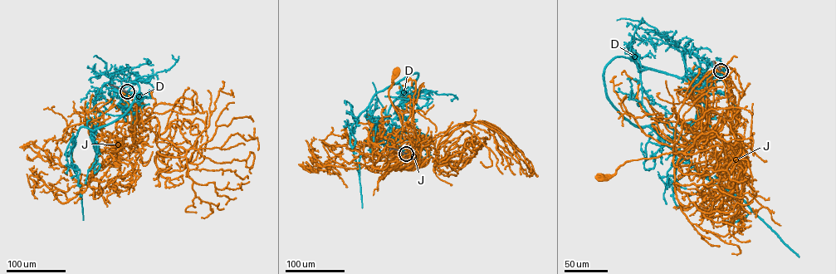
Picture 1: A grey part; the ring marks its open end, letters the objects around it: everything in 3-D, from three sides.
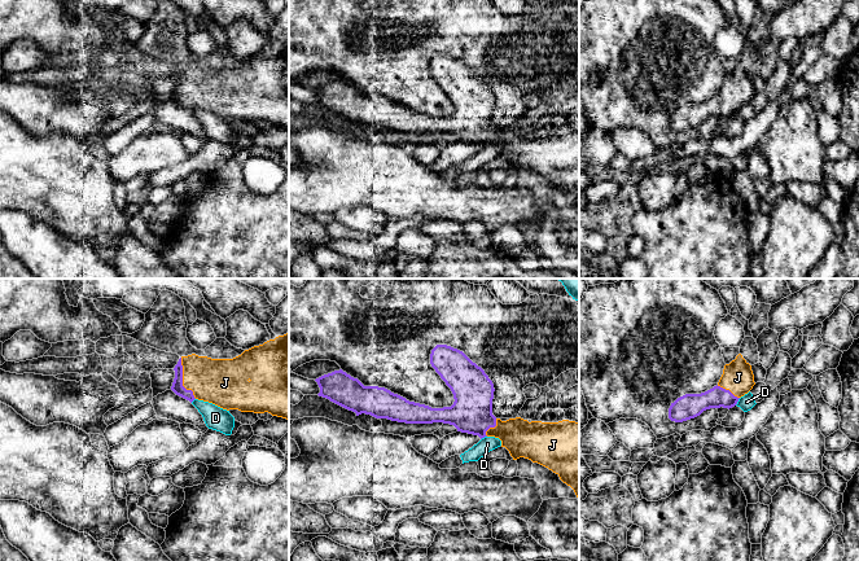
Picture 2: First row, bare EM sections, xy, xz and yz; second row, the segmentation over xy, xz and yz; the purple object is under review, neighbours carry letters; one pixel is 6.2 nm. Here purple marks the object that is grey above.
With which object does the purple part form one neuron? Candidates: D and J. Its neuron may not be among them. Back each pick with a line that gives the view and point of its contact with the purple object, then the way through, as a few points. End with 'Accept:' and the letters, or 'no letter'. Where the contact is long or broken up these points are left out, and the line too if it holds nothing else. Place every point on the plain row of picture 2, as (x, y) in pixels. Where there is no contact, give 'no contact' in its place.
J: meets purple in xy at (182, 90); runs through xy (178, 97), (182, 90), (219, 91)
Accept: J

